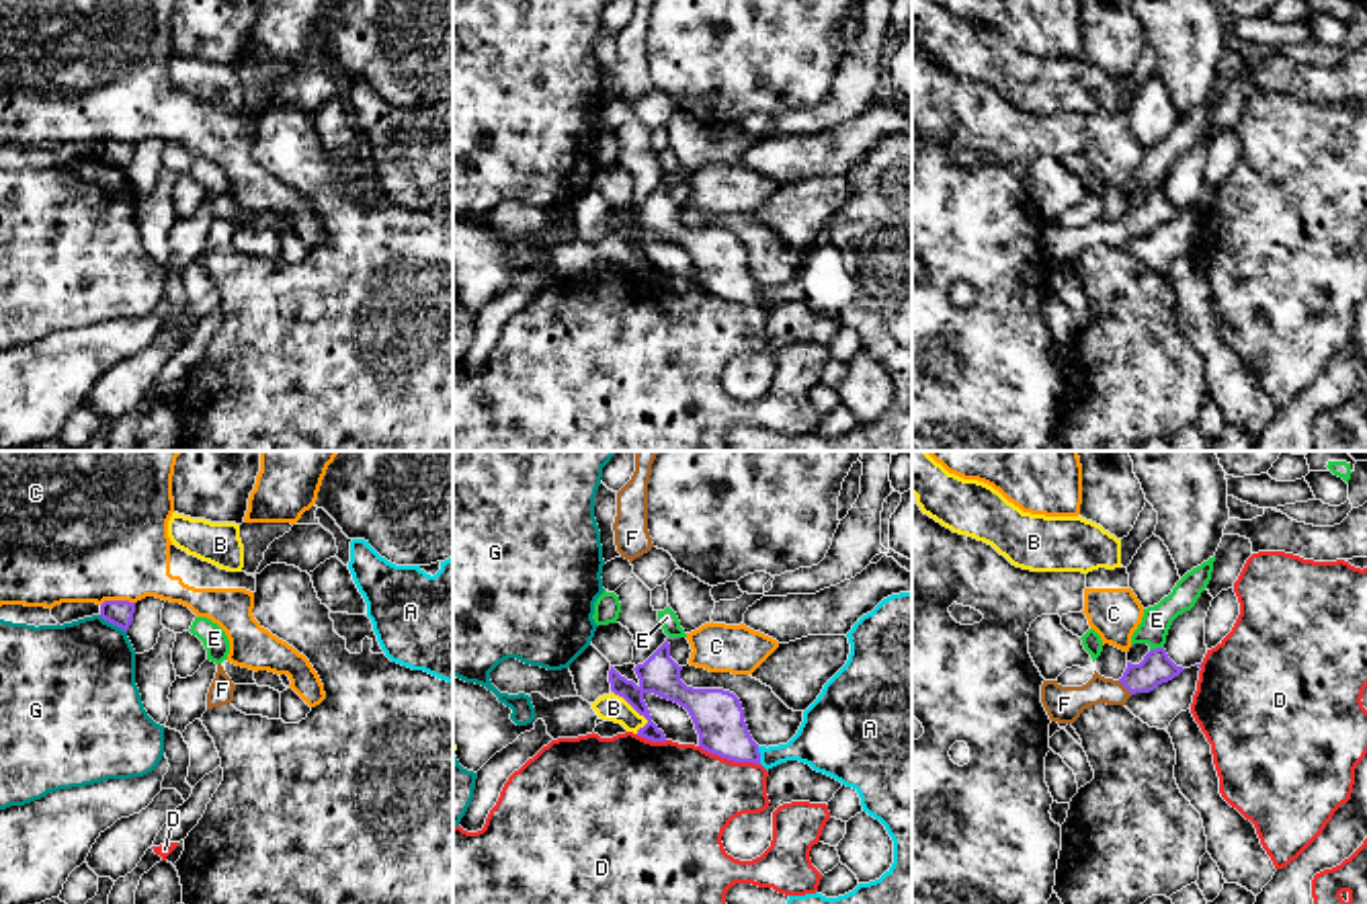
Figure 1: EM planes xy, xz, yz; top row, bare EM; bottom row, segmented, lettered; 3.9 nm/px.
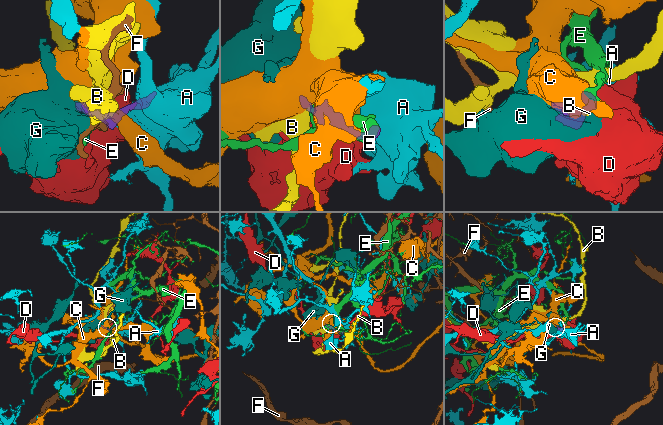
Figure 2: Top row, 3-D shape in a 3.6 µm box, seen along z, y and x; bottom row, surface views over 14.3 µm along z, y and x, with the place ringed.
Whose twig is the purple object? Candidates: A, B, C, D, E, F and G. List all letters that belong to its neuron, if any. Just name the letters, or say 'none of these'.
F

